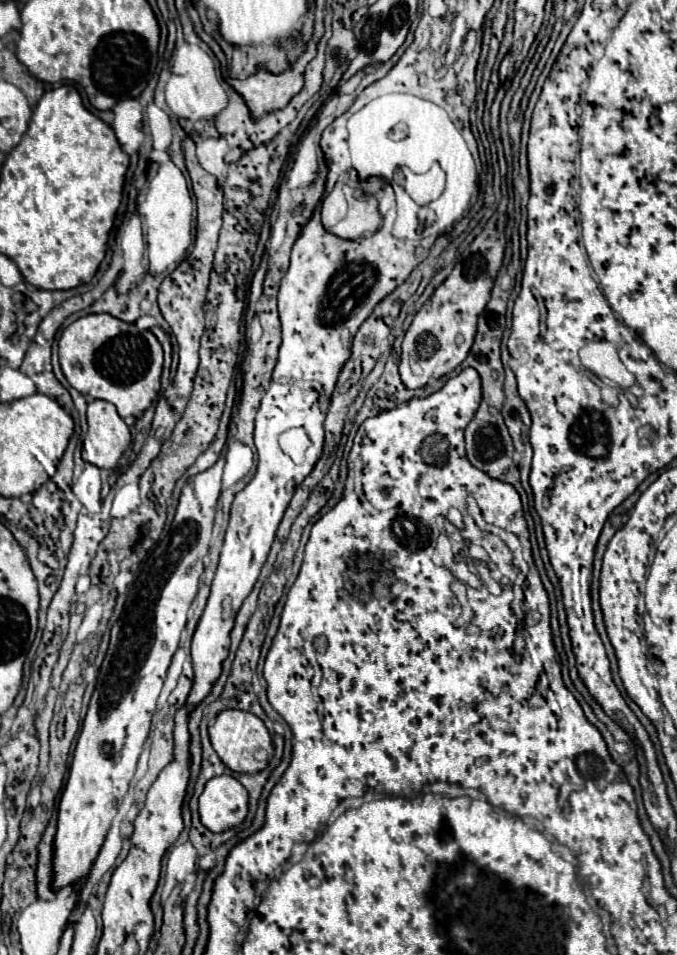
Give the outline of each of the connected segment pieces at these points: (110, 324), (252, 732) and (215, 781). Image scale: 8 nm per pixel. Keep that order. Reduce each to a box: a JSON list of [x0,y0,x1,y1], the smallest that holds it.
[[59,313,163,419],[209,709,273,773],[199,775,247,833]]

